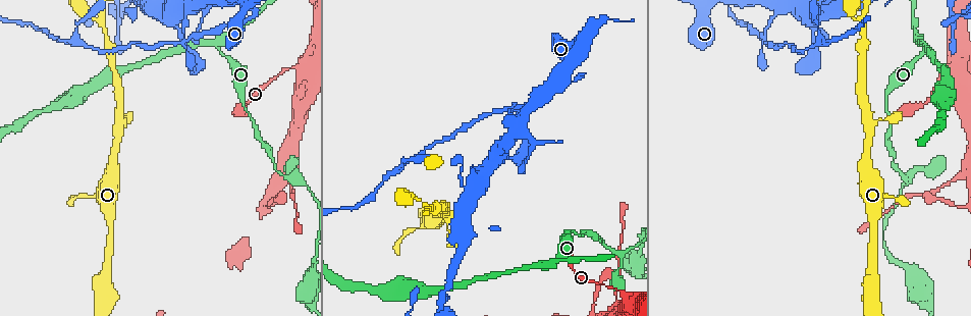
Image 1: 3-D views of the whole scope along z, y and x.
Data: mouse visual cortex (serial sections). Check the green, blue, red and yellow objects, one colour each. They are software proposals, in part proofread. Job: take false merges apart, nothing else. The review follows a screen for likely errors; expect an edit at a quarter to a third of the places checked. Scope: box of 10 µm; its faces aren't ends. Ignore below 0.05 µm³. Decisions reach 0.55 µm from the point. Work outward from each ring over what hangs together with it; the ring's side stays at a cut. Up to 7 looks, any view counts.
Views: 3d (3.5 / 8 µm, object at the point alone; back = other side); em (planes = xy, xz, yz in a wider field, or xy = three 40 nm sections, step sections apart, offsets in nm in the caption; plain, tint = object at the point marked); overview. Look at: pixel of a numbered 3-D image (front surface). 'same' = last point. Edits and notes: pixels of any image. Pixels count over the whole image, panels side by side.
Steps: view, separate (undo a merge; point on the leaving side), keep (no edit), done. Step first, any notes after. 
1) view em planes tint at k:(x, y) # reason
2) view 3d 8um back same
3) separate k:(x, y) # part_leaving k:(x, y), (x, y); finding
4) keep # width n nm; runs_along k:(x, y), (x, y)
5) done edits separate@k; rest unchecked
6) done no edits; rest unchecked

view 3d 3.5um at 1:(920, 46)

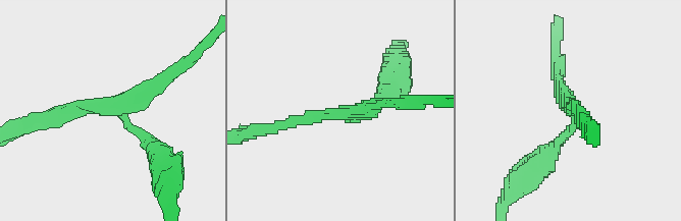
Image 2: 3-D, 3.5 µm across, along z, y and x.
view em xy step 2 tint at 2:(117, 106) # arms 3; arm_widths 150, 200, 200 nm; now the EM

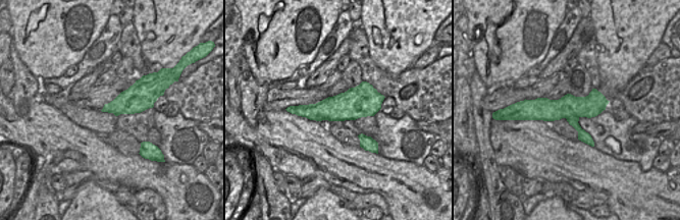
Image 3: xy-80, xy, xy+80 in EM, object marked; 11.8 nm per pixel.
separate 2:(148, 90) # part_leaving 2:(121, 110), (84, 104), (28, 123); a second cell is stuck on

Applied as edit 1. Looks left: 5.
view 3d 8um back at 1:(183, 39) # calibre changes

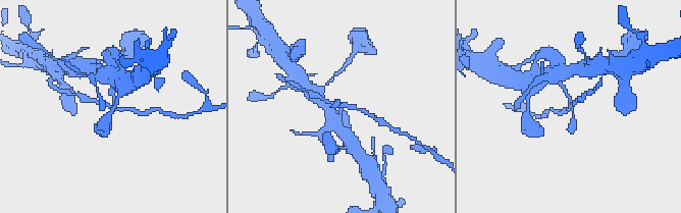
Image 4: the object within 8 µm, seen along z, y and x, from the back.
view em xy step 3 tint same

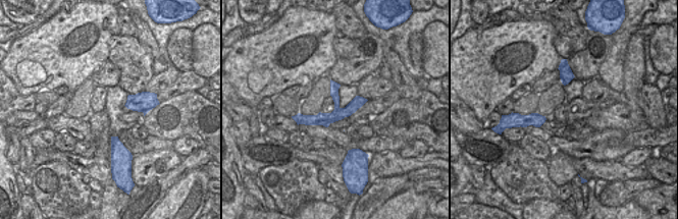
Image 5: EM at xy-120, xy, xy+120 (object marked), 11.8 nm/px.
separate 4:(86, 99) # part_leaving 4:(117, 108), (137, 112), (152, 109); a second cell is stuck on

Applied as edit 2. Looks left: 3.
view 3d 3.5um at 1:(296, 176) # abrupt turn

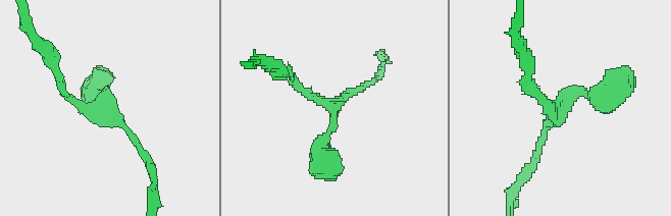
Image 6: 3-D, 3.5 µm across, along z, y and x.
view em xy step 3 tint at 6:(102, 106) # arms 3; arm_widths 150, 150, 300 nm

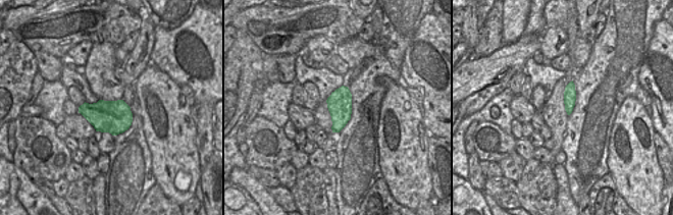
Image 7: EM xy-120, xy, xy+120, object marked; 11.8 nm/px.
keep # runs_along 6:(59, 76), (71, 101), (103, 107), (144, 155); one cell here

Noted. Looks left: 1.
done edits separate@2, separate@4; rest unchecked

